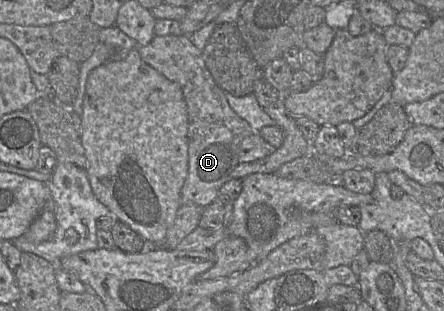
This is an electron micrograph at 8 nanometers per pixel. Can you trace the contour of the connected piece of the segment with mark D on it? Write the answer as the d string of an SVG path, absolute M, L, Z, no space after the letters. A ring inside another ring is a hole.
M185 35L154 36L146 46L138 47L141 59L182 88L188 113L188 176L181 190L181 203L206 207L217 201L221 187L239 164L241 142L255 131L229 106L226 92L214 81L206 67L202 51Z

